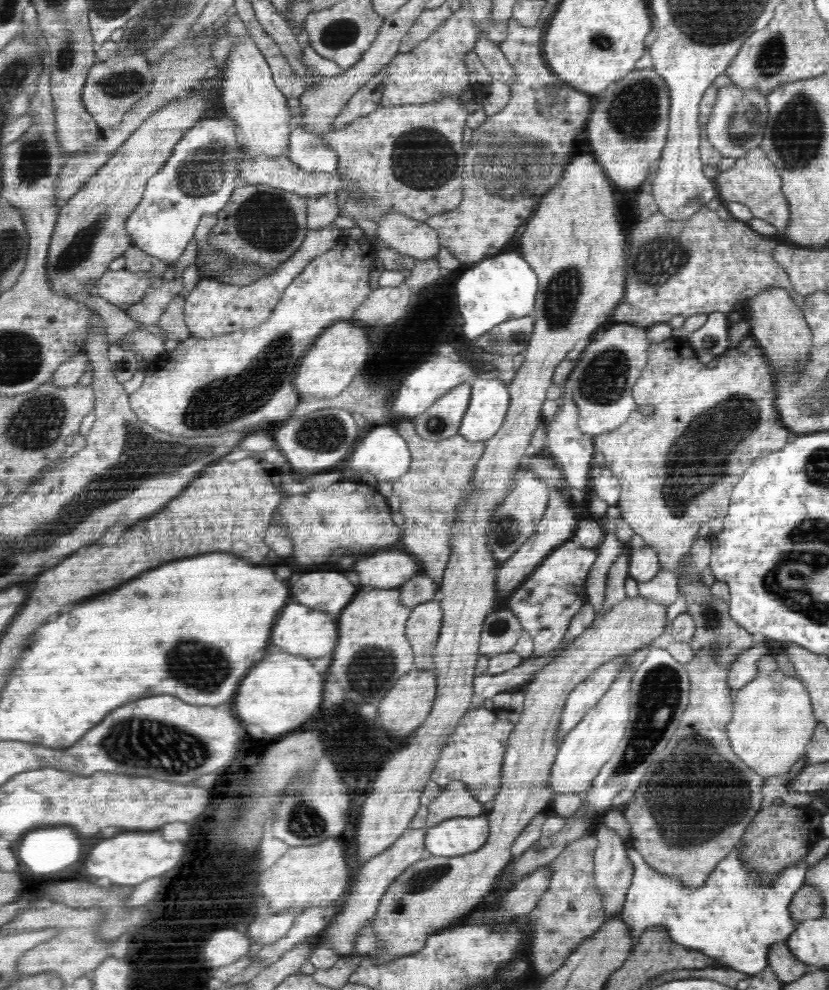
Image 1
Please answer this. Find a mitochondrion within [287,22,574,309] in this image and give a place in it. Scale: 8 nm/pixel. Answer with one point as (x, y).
(513, 161)

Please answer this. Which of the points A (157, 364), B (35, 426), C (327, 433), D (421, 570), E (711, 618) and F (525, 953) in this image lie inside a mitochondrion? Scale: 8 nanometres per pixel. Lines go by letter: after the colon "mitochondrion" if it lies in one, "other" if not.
A: other
B: mitochondrion
C: mitochondrion
D: other
E: mitochondrion
F: other

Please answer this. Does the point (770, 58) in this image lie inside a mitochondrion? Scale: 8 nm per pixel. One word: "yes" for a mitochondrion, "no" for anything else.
yes

